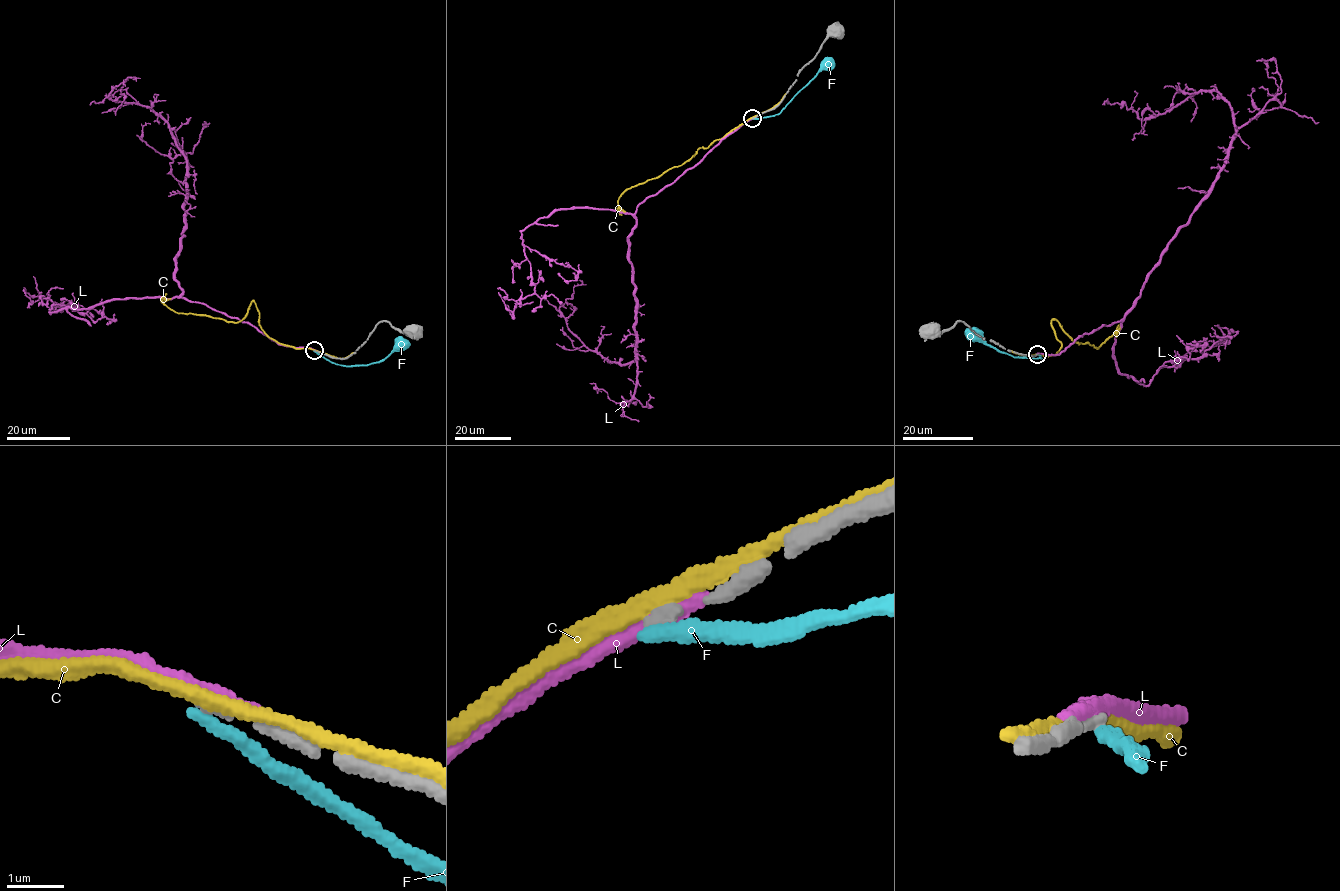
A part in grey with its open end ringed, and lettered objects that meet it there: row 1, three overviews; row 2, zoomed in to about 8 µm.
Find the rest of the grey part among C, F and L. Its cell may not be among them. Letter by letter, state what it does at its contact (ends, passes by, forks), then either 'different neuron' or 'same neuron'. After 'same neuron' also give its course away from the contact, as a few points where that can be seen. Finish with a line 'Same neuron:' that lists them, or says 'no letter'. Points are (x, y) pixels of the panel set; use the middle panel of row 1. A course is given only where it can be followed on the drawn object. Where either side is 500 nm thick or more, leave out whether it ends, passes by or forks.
C: it passes by | different neuron
F: it ends | different neuron
L: it ends | different neuron
Same neuron: no letter

